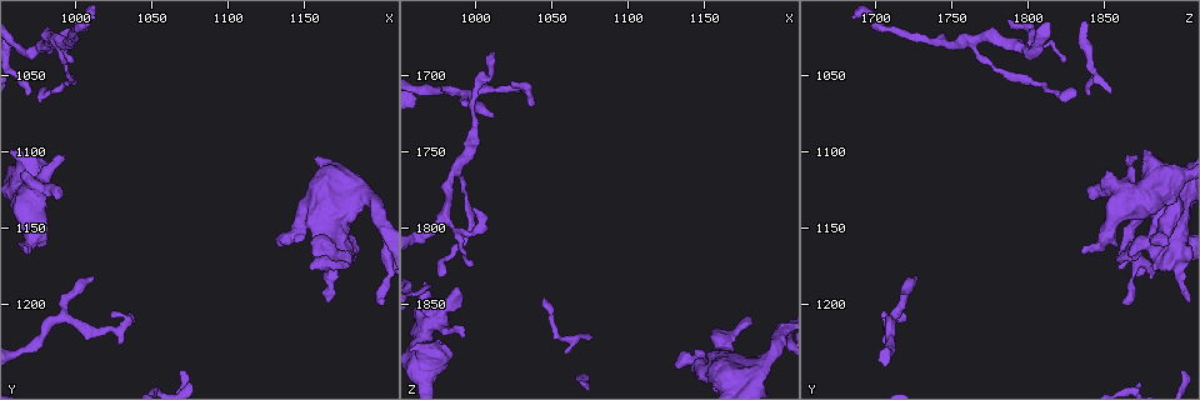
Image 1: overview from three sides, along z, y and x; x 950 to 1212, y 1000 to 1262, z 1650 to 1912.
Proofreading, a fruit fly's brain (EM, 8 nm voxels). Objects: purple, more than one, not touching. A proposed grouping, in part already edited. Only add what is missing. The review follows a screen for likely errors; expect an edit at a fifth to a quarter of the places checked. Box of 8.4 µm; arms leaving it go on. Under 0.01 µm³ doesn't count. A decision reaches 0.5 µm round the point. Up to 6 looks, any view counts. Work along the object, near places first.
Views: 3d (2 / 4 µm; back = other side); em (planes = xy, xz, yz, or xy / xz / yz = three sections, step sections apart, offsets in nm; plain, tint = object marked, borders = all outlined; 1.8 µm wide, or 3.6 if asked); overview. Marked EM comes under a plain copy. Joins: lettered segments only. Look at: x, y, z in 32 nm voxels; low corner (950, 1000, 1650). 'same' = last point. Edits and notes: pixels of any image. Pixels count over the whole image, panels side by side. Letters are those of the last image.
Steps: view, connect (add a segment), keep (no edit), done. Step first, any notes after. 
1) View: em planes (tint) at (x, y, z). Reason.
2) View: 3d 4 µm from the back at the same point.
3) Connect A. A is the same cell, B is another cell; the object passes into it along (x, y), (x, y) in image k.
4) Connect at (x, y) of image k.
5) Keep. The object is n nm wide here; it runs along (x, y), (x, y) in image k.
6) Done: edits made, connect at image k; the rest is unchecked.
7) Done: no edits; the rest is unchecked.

View: em planes (tint) at (976, 1058, 1832). Long arm stops here.

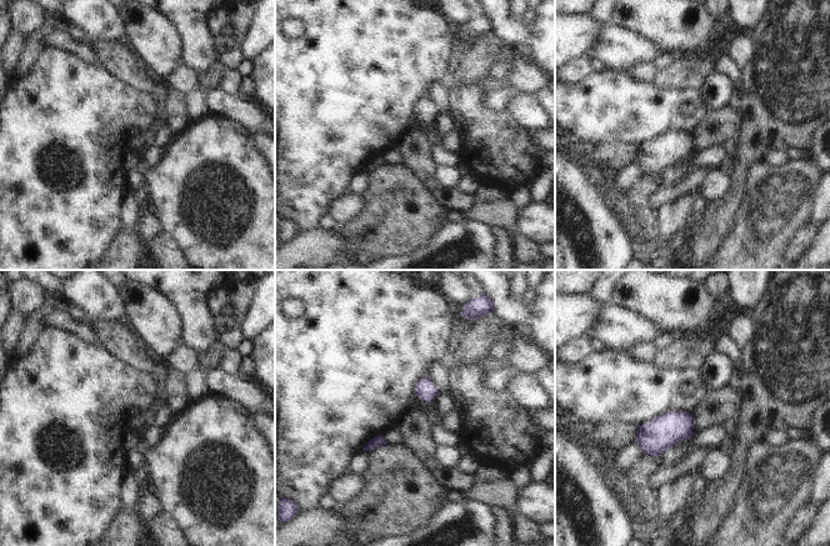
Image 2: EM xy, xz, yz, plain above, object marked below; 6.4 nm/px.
View: em planes (borders) at the same point. See the neighbours.

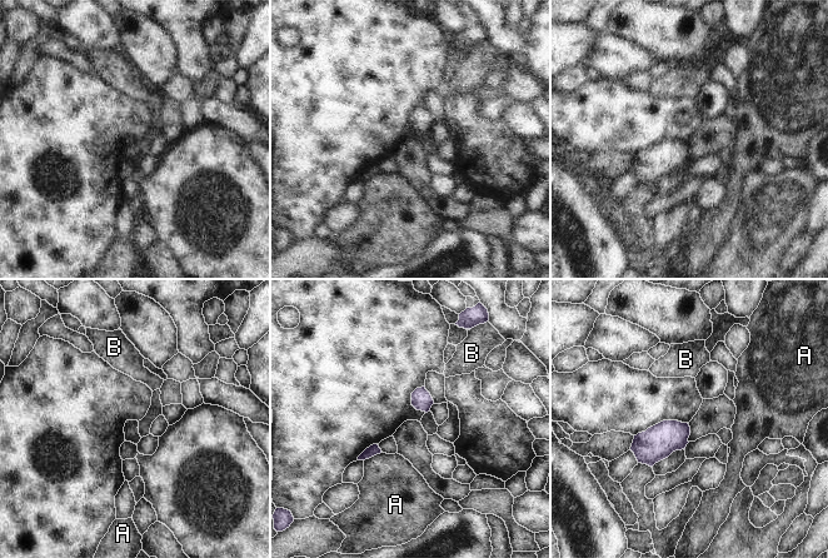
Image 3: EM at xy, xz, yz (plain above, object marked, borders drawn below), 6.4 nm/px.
Keep. A and B are other cells; a border runs along (382, 452), (364, 461) in image 3; no lettered segment goes on from it.

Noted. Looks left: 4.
View: 3d 2 µm at (1022, 1208, 1706). Thin end.

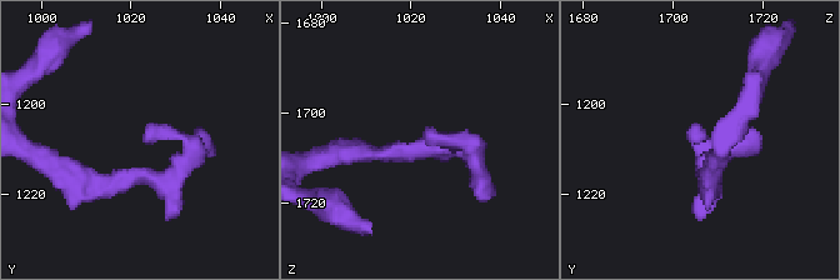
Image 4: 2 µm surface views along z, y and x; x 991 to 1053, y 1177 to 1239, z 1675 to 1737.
View: em xz step 8 (borders) at (1023, 1207, 1705). Now the EM.

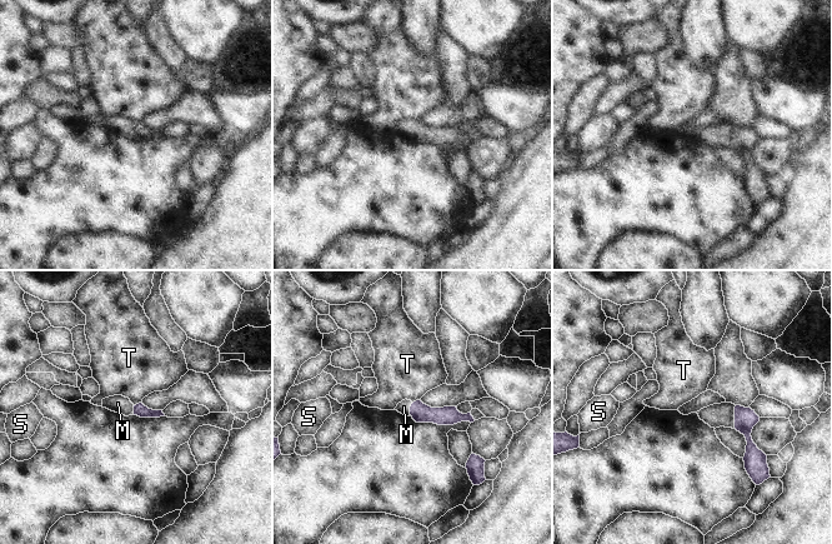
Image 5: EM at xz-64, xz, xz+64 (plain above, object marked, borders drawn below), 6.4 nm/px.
View: em planes (borders) at the same point. Cut it another way.

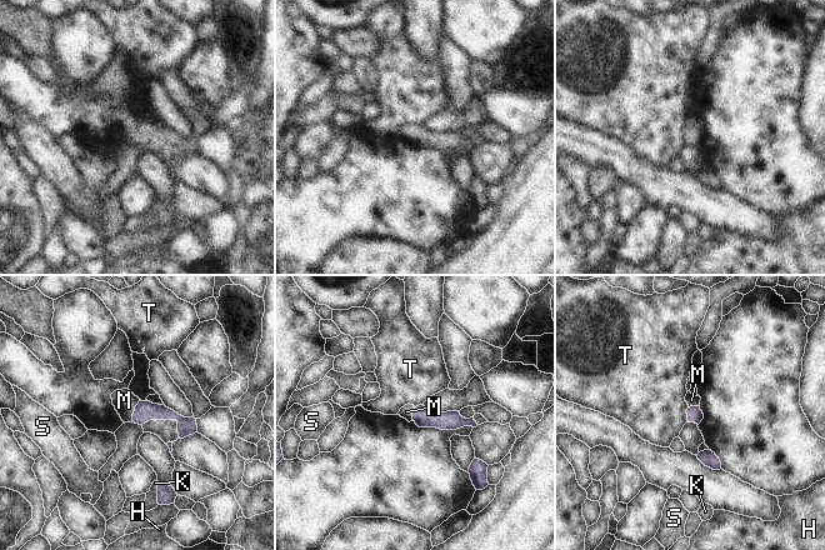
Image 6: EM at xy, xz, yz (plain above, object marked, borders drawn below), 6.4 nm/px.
Connect K, M. The object is 100 nm wide here; K and M are the same cell, H, S and T are other cells; the neuron continues.

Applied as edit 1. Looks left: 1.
Done: edits made, connect at image 6; the rest is unchecked.

